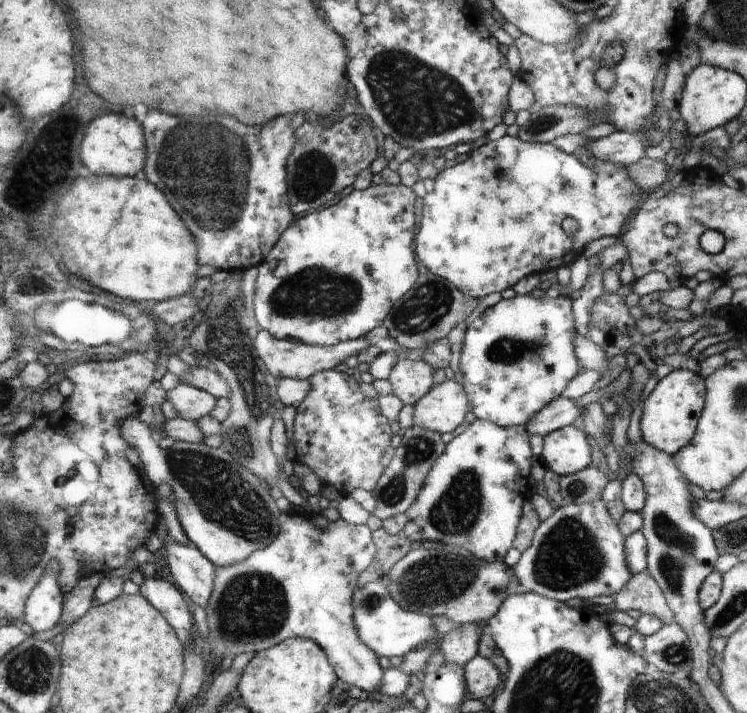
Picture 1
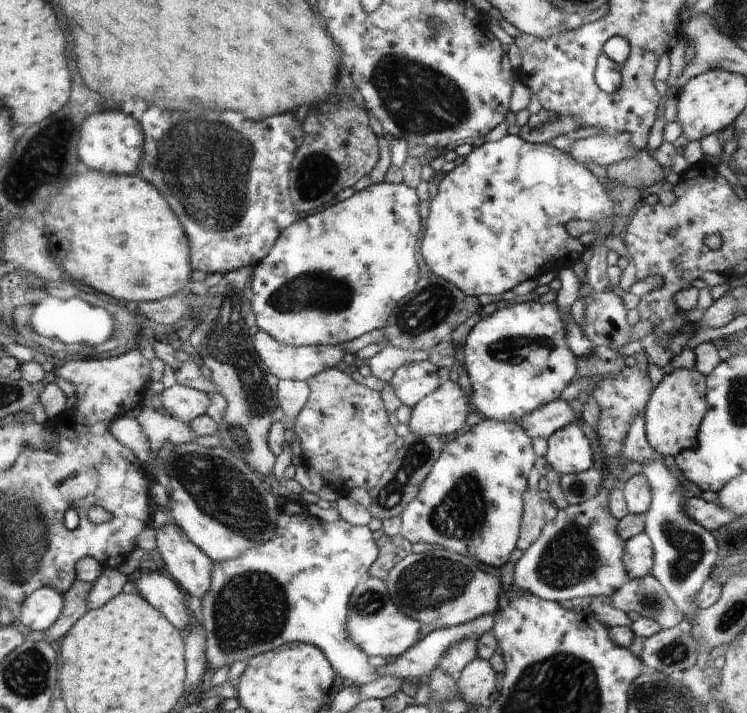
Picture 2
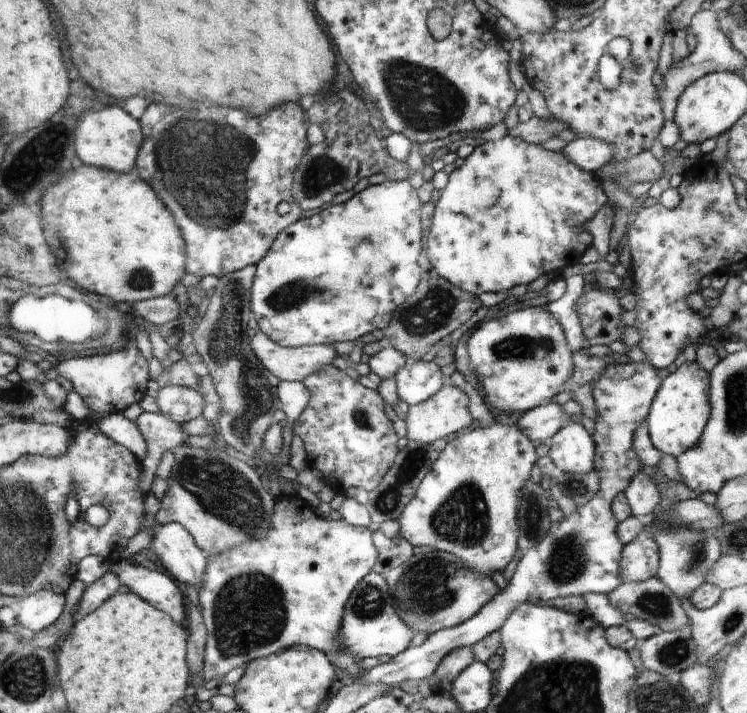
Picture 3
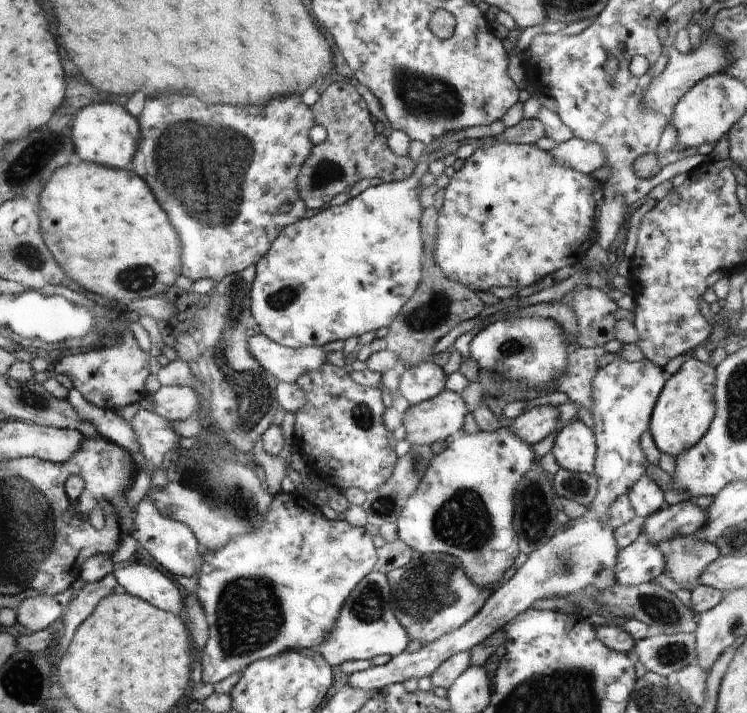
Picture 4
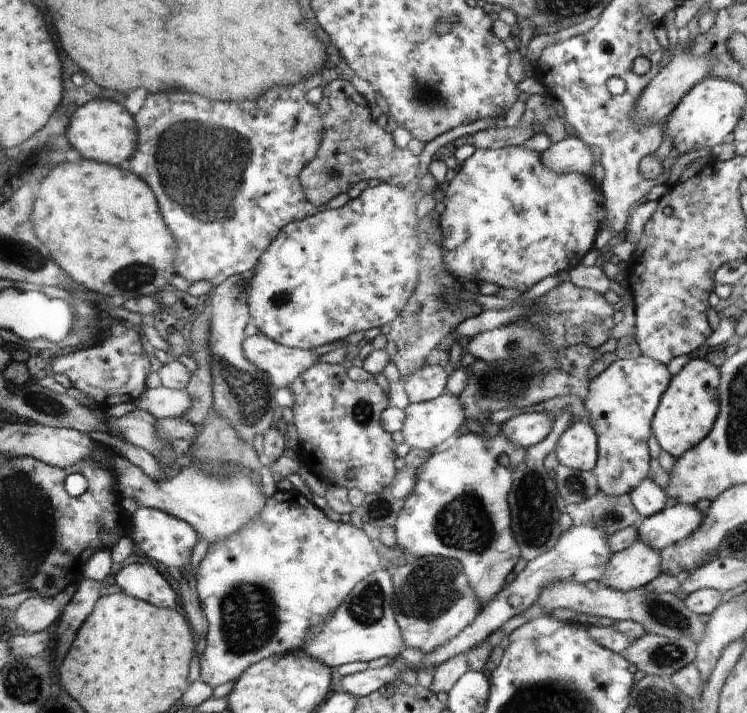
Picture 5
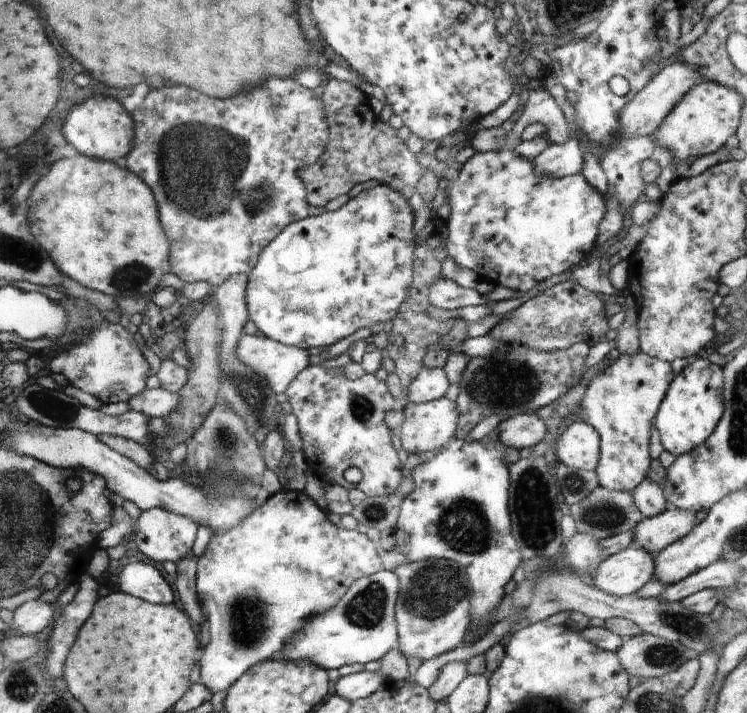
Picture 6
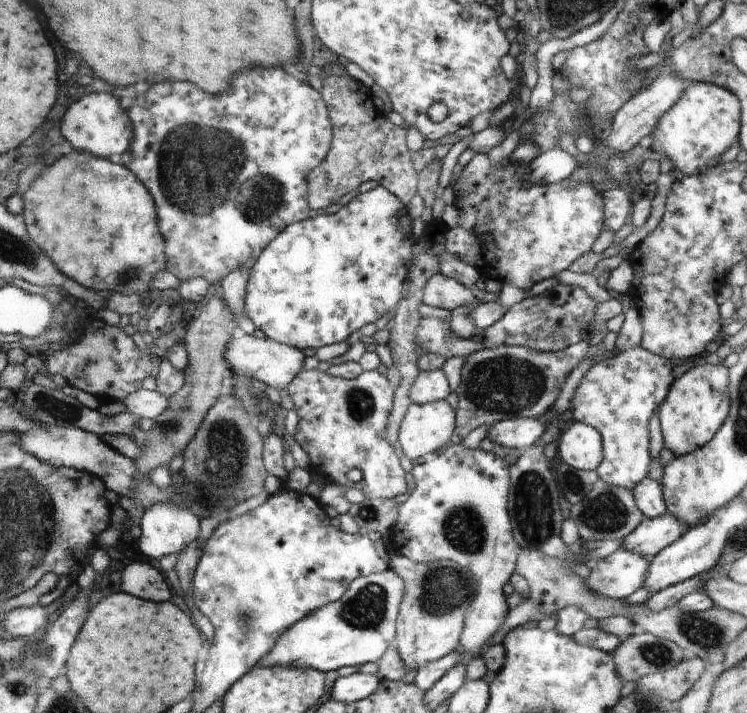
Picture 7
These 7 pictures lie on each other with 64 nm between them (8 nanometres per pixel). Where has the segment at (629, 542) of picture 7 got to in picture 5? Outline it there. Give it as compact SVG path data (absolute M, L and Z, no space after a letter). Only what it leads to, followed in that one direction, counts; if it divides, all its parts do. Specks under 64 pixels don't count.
M669 503L662 512L643 518L638 527L638 540L661 551L696 532L702 518L703 514L695 506Z

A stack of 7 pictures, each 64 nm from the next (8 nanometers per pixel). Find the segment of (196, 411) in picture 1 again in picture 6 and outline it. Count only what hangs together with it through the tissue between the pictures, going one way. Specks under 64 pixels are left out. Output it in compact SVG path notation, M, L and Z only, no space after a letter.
M162 387L142 390L140 394L128 400L130 410L140 412L146 418L163 418L180 404L180 396L175 392L168 392Z

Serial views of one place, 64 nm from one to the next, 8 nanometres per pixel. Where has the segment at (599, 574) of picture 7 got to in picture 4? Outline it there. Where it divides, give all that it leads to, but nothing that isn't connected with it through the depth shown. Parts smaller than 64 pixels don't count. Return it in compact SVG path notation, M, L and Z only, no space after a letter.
M641 535L630 546L619 549L614 580L620 586L648 584L664 572L666 566L663 547L648 542Z

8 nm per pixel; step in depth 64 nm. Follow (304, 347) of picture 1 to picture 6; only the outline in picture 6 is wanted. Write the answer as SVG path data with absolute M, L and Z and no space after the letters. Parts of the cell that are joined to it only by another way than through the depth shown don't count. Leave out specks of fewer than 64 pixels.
M242 334L236 346L238 360L268 380L274 394L282 394L310 362L307 350L265 336Z

